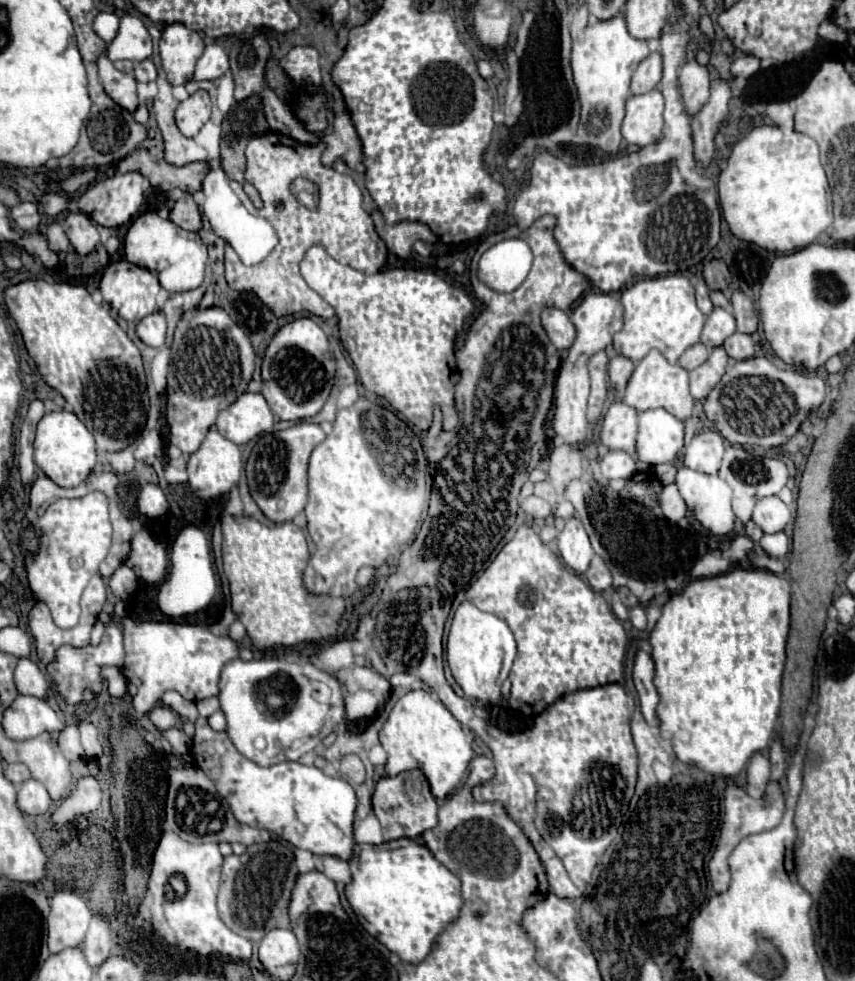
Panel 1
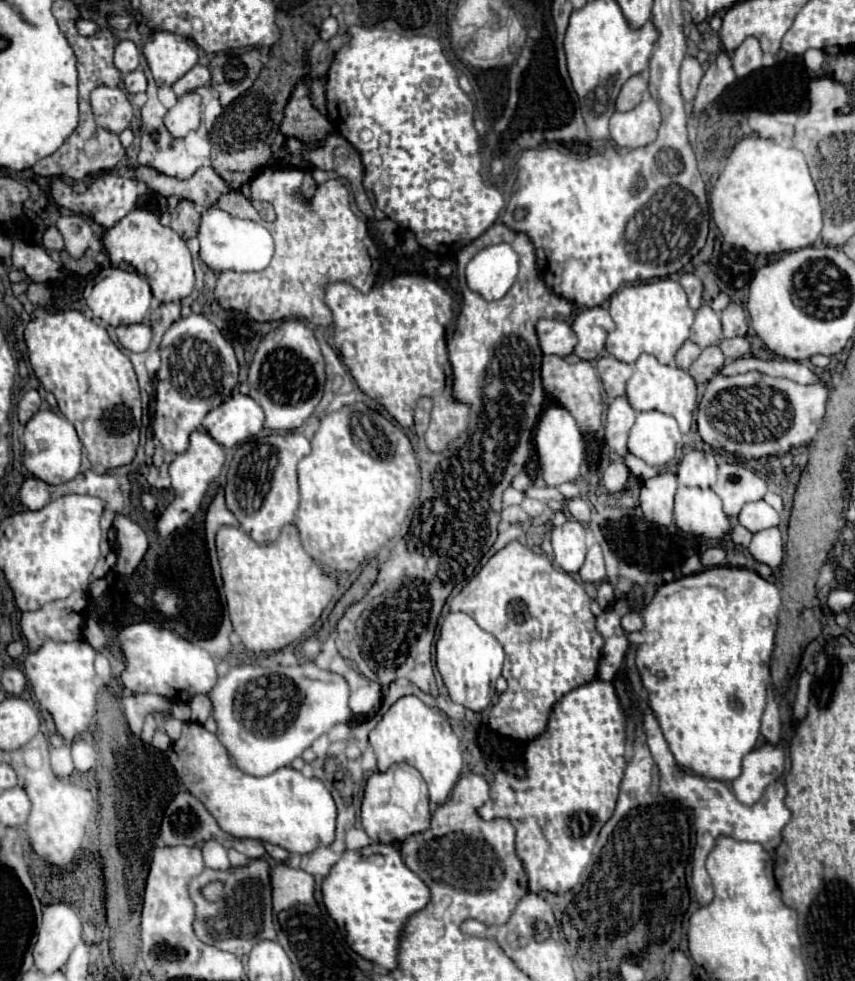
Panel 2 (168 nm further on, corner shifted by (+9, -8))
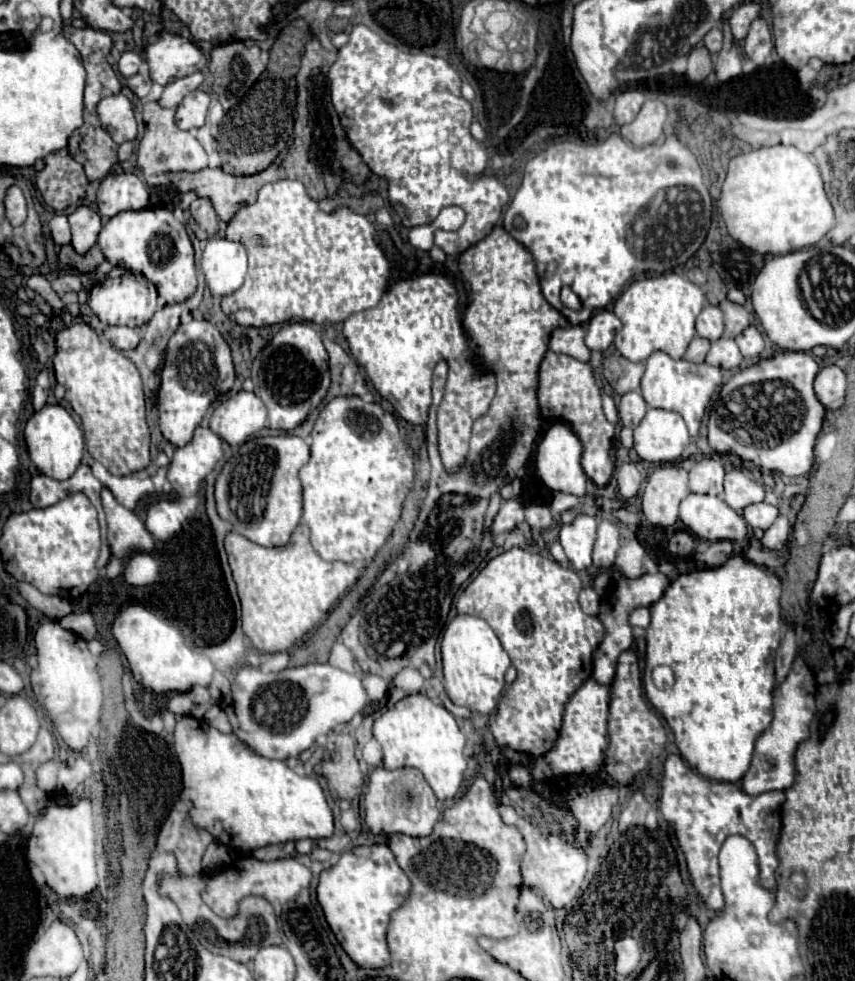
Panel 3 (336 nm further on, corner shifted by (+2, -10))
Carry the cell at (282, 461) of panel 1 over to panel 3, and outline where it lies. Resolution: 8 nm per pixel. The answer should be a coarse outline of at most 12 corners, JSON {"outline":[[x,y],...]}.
{"outline":[[295,435],[245,441],[215,485],[217,511],[263,547],[303,521]]}

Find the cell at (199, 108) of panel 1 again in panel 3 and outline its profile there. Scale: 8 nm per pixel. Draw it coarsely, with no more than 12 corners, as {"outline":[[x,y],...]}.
{"outline":[[191,91],[177,107],[177,127],[203,127],[209,95]]}

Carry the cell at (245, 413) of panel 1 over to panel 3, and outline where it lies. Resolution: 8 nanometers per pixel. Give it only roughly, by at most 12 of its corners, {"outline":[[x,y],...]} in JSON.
{"outline":[[239,391],[213,411],[209,427],[241,445],[269,427],[267,407]]}

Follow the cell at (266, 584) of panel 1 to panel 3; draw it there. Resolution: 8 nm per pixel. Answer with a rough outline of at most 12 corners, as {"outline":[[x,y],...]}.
{"outline":[[301,523],[285,547],[231,531],[243,633],[277,653],[359,579]]}

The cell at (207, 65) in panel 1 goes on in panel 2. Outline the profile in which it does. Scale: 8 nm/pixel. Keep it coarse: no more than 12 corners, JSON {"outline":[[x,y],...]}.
{"outline":[[196,65],[172,85],[176,97],[210,83],[208,67]]}

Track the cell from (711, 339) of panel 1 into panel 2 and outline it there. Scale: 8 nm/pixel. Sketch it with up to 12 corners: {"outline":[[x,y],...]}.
{"outline":[[702,305],[696,311],[690,339],[716,345],[722,339],[720,315]]}

